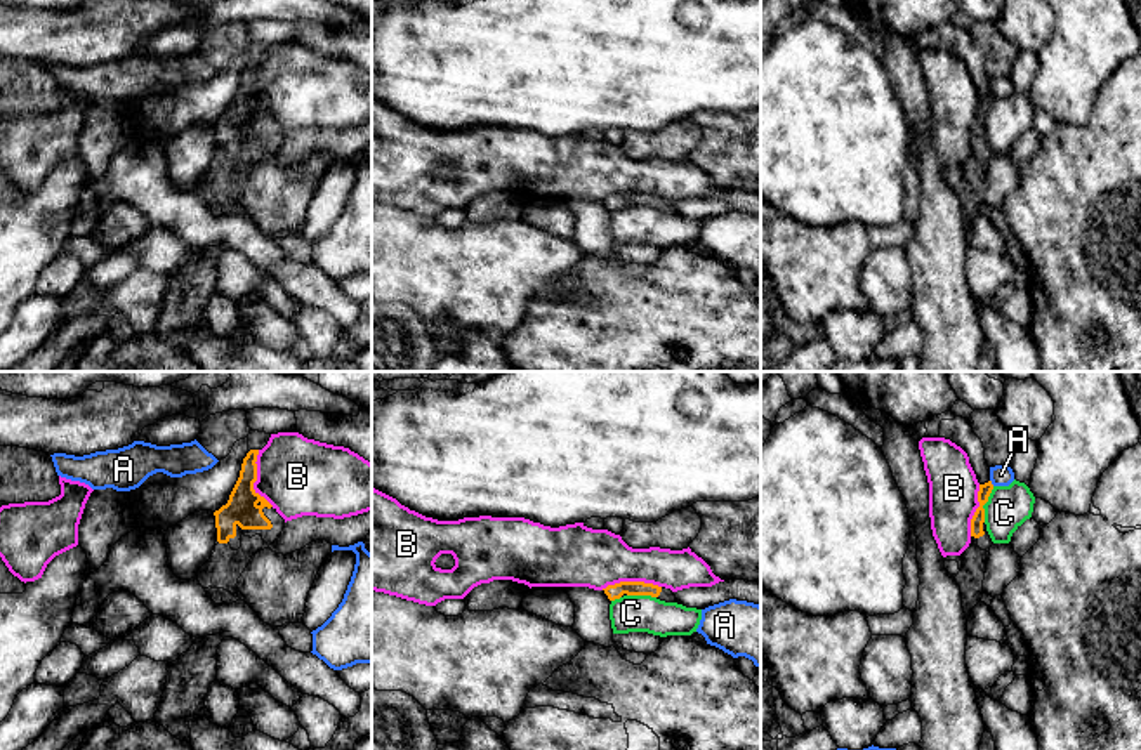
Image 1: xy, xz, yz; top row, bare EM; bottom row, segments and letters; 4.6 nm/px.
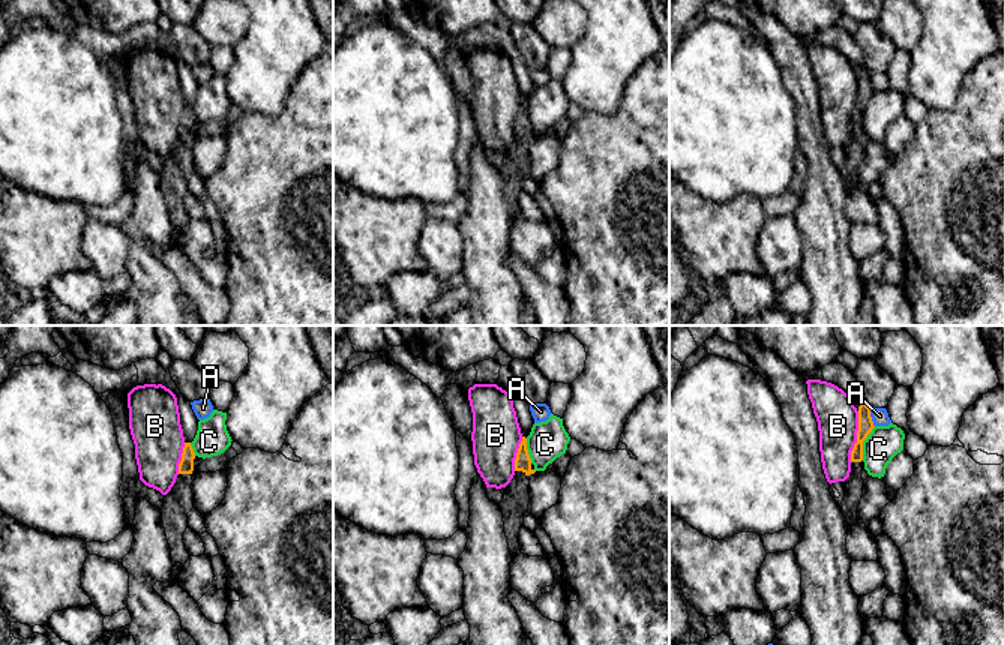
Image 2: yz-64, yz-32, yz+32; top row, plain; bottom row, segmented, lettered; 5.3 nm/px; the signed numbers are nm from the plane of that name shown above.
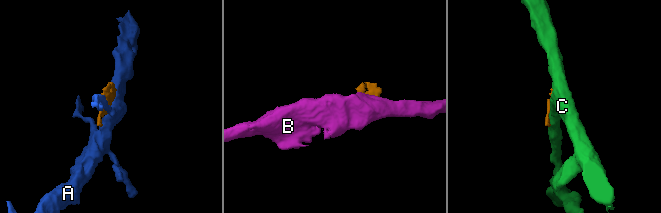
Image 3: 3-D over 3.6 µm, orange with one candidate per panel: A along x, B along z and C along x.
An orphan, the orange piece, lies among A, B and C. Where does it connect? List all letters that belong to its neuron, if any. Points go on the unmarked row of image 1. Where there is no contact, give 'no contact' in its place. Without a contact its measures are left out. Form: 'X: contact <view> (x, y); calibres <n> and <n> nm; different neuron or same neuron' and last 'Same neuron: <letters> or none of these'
A: contact yz (990, 94); calibres 60 and 100 nm; different neuron
B: contact xy (256, 91); calibres 150 and 360 nm; different neuron
C: contact yz (985, 113); calibres 60 and 200 nm; different neuron
Same neuron: none of these

